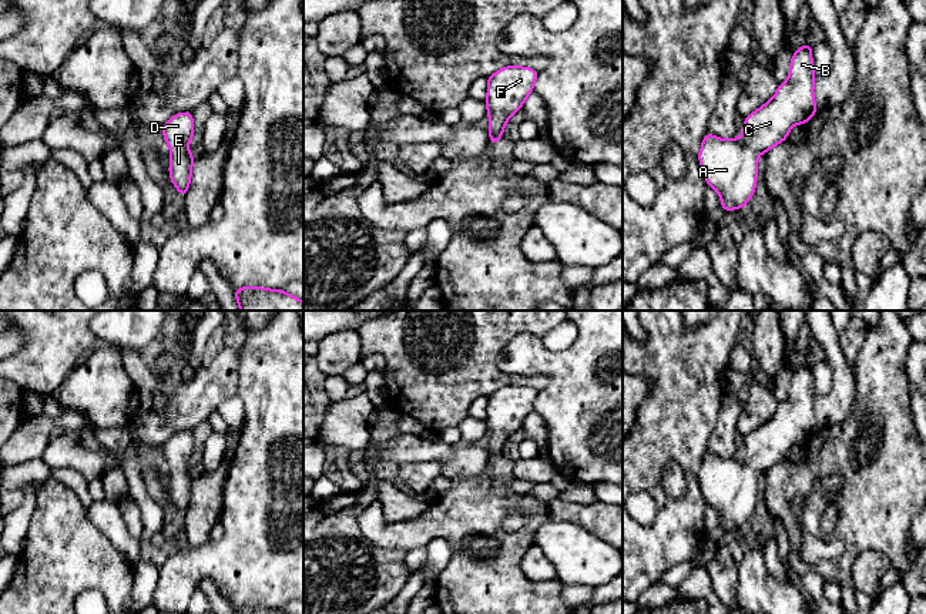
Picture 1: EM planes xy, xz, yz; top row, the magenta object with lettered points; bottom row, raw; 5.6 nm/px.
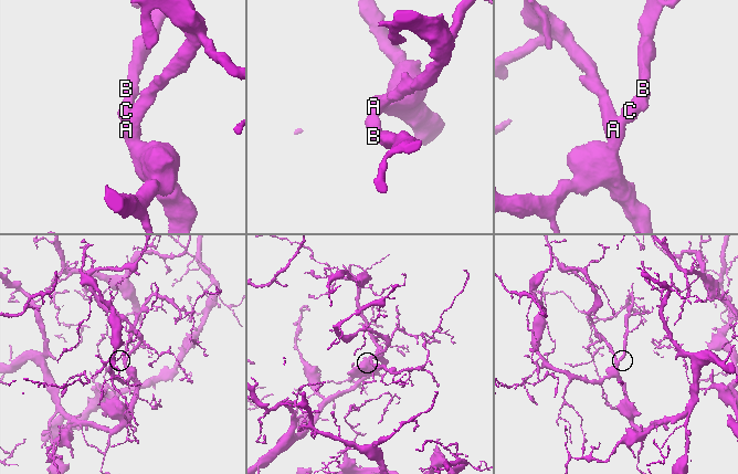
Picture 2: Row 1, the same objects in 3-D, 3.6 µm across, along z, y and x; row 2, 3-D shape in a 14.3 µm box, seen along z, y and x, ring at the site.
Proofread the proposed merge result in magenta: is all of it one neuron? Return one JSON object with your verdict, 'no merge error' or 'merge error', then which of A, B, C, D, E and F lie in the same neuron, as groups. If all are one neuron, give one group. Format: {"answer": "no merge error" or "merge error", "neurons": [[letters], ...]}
{"answer": "no merge error", "neurons": [["A", "B", "C", "D", "E", "F"]]}

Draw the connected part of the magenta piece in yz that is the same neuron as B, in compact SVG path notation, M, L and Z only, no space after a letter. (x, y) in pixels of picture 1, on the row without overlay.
M801 365L791 378L788 399L776 413L744 437L739 457L722 459L707 450L698 473L709 507L721 516L724 531L742 529L756 506L758 474L784 462L795 443L806 443L816 433L813 419L812 369Z

